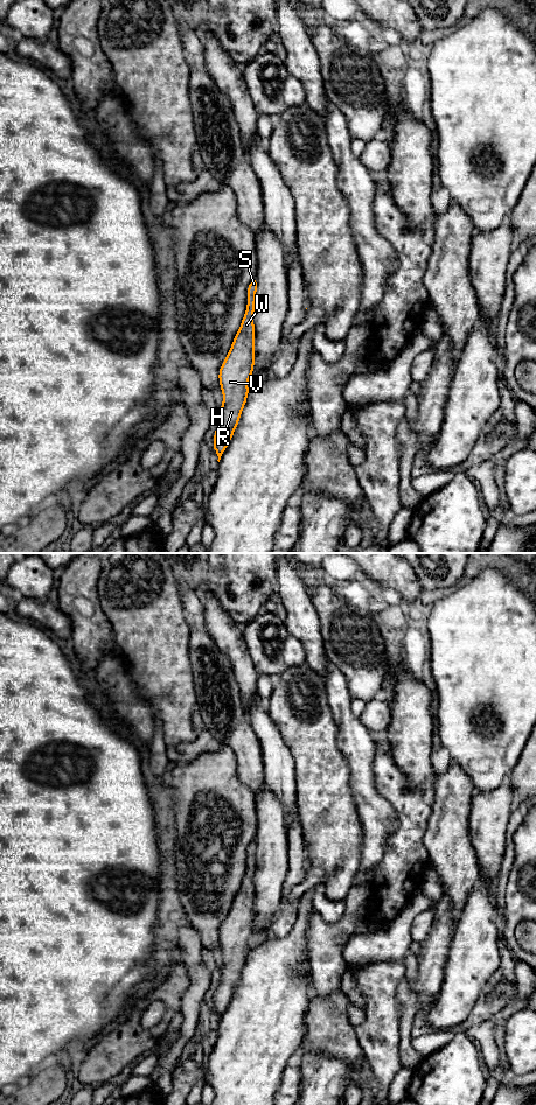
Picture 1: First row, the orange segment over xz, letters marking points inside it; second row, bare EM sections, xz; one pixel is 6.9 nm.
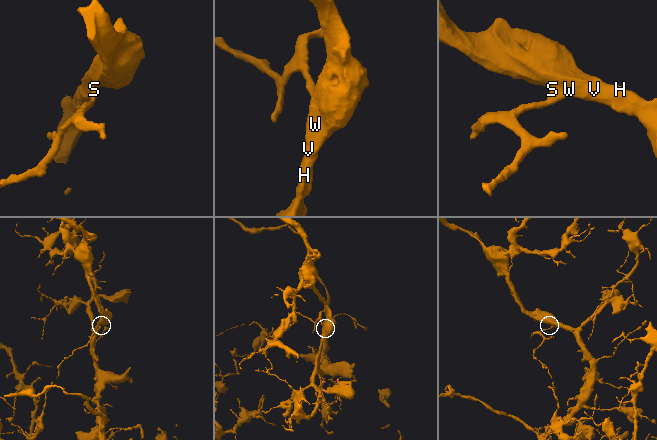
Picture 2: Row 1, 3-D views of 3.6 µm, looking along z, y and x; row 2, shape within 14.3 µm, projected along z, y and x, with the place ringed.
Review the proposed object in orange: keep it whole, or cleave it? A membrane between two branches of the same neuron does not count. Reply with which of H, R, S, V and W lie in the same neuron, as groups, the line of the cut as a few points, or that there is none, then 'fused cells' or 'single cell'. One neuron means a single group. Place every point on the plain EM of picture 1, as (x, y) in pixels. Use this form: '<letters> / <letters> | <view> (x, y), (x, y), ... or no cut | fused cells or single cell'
H R S V W | no cut | single cell

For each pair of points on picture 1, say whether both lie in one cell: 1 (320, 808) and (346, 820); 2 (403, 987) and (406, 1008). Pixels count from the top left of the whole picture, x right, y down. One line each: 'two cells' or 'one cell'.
1: one cell
2: one cell

